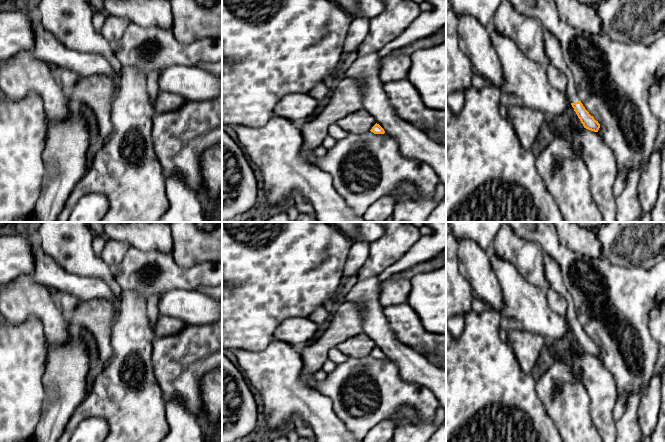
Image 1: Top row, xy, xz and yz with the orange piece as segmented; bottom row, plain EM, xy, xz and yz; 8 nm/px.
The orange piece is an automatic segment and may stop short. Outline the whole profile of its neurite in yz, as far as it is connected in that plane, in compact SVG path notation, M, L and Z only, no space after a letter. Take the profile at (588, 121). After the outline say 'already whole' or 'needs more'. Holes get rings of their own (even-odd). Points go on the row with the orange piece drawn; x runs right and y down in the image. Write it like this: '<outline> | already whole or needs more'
M544 30L544 46L545 54L548 57L550 64L554 65L562 72L564 72L568 78L568 87L566 89L566 94L584 128L598 132L600 124L594 119L593 116L589 114L589 112L585 109L585 107L579 100L573 75L563 59L561 44L559 40L548 30Z | needs more

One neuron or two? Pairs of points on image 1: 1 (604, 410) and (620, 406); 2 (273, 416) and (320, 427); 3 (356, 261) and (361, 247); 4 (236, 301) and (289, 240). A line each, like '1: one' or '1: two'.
1: two
2: one
3: one
4: one

